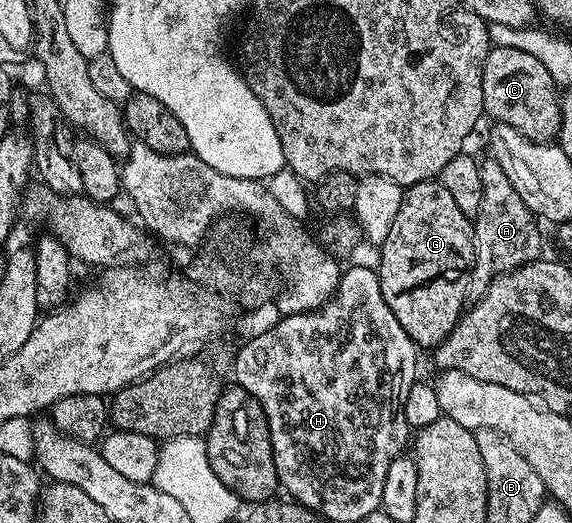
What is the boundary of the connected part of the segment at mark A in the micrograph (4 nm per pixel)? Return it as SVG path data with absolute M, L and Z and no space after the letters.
M486 158L480 164L480 178L483 179L483 198L480 200L479 212L472 217L474 265L470 267L470 281L466 287L466 299L470 302L479 300L486 293L486 287L503 272L530 264L543 255L539 221L528 210L528 206L524 206L524 198L516 194L512 182L508 182L508 174L500 170L493 158Z

